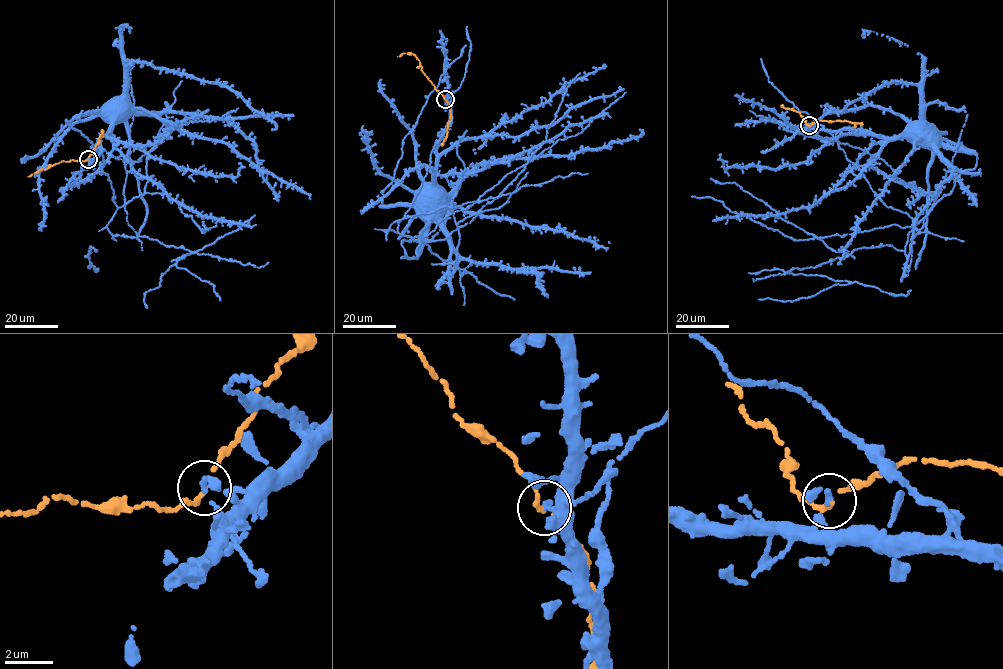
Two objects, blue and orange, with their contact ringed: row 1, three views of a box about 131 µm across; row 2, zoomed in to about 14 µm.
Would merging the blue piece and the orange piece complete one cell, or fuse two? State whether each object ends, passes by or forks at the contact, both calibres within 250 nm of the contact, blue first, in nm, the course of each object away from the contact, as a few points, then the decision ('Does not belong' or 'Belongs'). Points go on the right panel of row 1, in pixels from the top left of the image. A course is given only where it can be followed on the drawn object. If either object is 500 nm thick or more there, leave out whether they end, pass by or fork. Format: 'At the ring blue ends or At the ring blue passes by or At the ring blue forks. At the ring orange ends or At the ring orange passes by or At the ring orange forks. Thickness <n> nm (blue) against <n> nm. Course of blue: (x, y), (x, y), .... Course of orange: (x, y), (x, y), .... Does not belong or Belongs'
At the ring blue passes by. At the ring orange passes by. Thickness 190 nm (blue) against 180 nm. Course of blue: (810, 125), (809, 128), (860, 130), (897, 139), (907, 139), (917, 129). Course of orange: (810, 125), (800, 112), (782, 104), (787, 109). Does not belong

